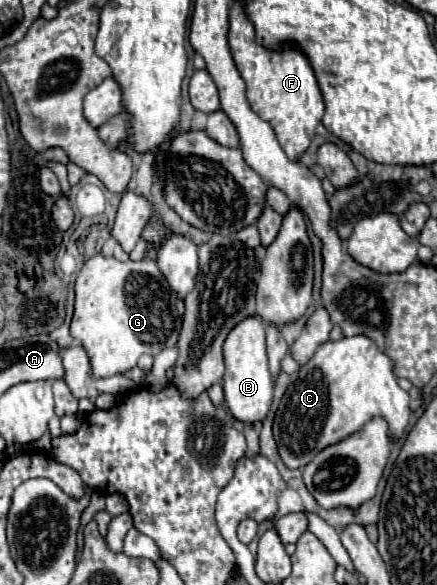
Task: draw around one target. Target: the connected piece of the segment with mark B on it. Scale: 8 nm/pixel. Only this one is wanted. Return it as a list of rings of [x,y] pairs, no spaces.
[[[259,318],[243,320],[243,324],[237,324],[225,344],[225,376],[223,376],[223,388],[225,388],[225,404],[229,412],[245,424],[263,422],[271,402],[273,402],[273,376],[267,366],[267,354],[265,354],[265,330],[263,322]]]

